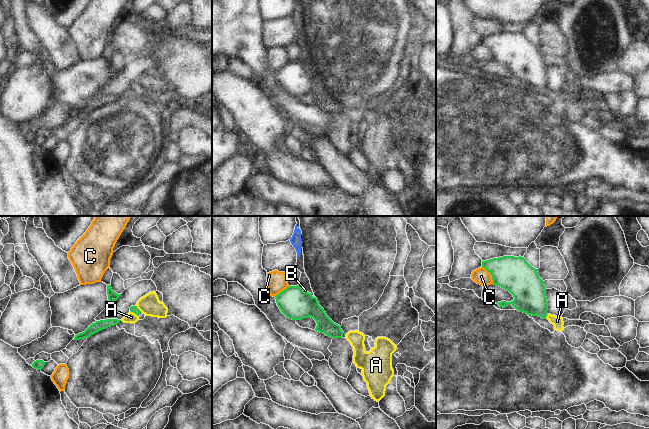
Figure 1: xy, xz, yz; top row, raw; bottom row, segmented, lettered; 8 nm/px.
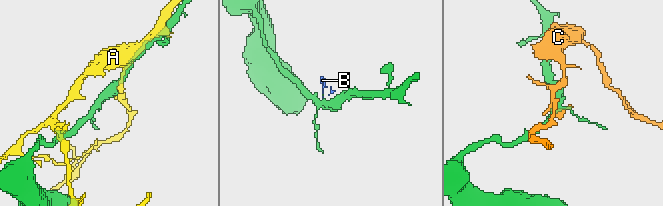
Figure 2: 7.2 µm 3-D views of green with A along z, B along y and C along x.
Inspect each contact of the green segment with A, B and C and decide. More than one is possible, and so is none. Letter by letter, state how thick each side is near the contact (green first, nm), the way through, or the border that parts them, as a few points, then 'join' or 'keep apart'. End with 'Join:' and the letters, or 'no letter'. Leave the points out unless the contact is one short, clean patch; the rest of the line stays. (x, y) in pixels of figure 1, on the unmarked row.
A: 60 nm thick on the green side, 90 nm on the other; keep apart
B: 260 nm thick on the green side, 20 nm on the other; border along xz (302, 65), (306, 68); keep apart
C: 280 nm thick on the green side, 130 nm on the other; keep apart
Join: no letter

